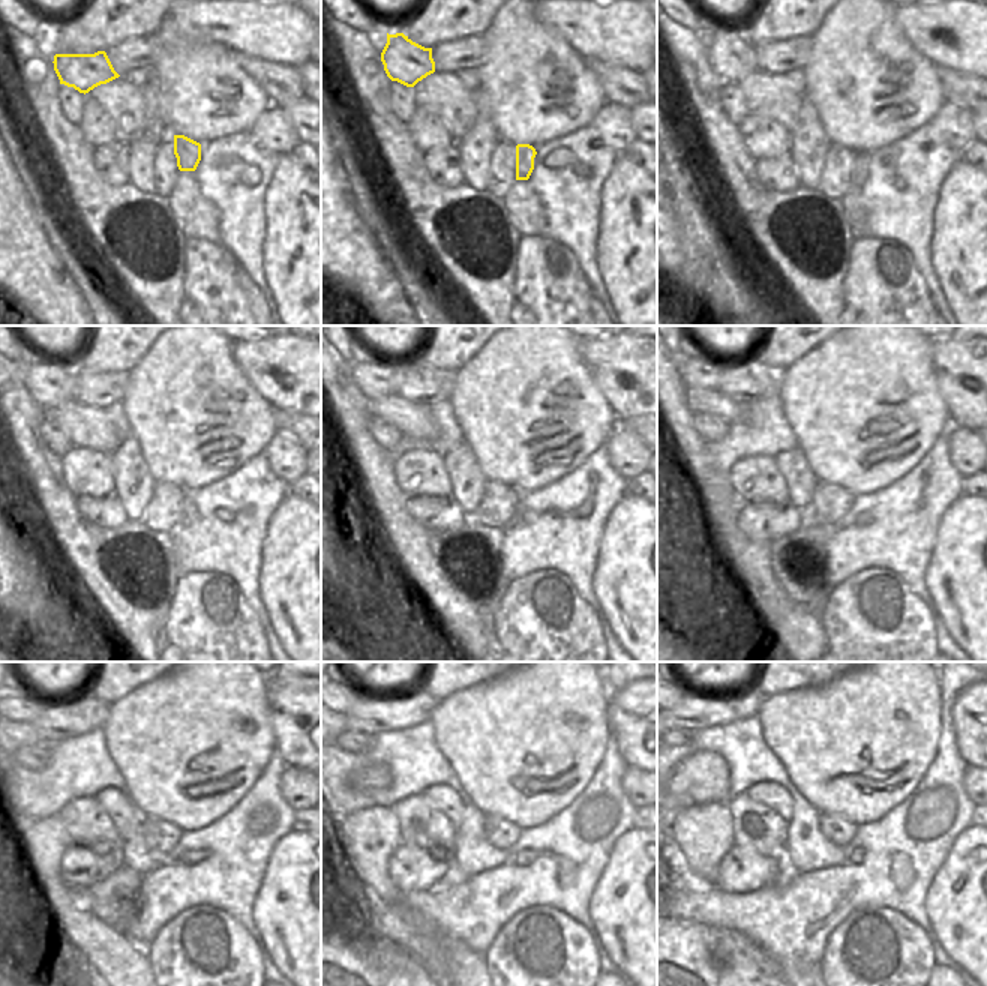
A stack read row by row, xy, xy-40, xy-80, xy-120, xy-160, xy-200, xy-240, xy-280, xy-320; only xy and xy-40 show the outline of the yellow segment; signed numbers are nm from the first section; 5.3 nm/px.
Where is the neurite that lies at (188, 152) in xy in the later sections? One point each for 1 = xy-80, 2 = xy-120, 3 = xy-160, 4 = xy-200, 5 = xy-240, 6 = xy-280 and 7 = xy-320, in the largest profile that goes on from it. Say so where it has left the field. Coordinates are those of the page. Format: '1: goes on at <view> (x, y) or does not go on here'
1: goes on at xy-80 (861, 165)
2: goes on at xy-120 (188, 514)
3: goes on at xy-160 (527, 517)
4: goes on at xy-200 (863, 518)
5: goes on at xy-240 (194, 856)
6: goes on at xy-280 (527, 856)
7: goes on at xy-320 (857, 856)

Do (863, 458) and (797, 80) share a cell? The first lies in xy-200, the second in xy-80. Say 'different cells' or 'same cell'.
different cells

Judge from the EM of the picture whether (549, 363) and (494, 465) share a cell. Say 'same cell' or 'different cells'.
same cell

